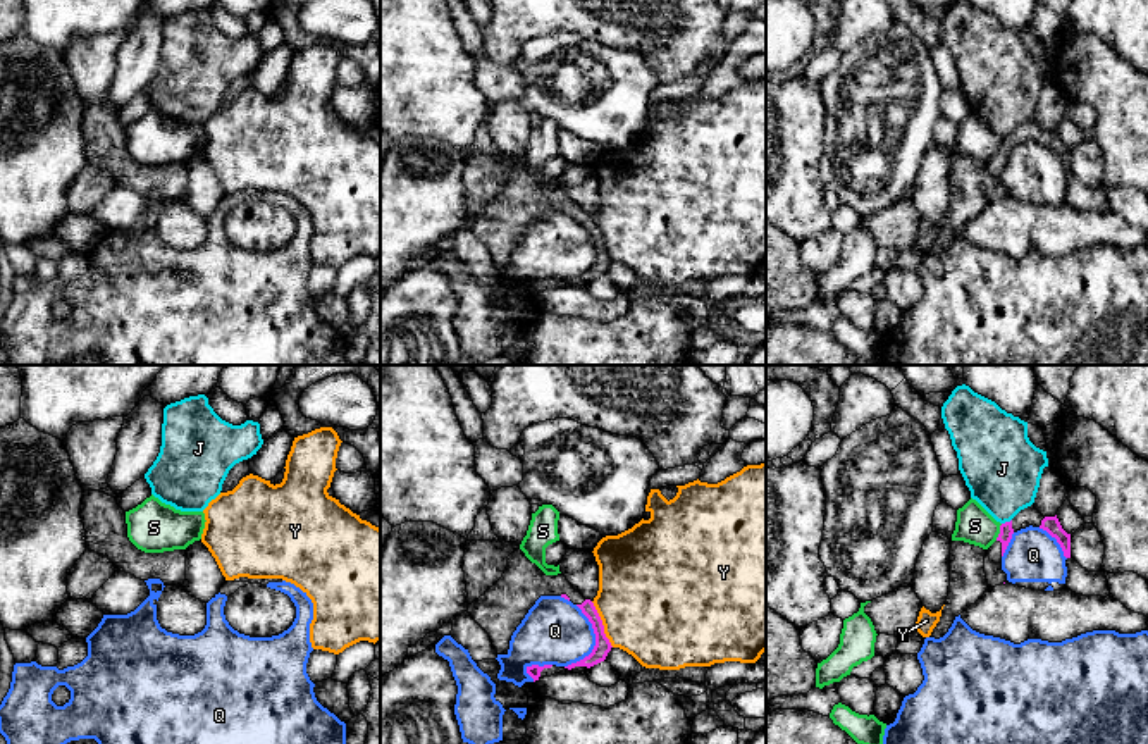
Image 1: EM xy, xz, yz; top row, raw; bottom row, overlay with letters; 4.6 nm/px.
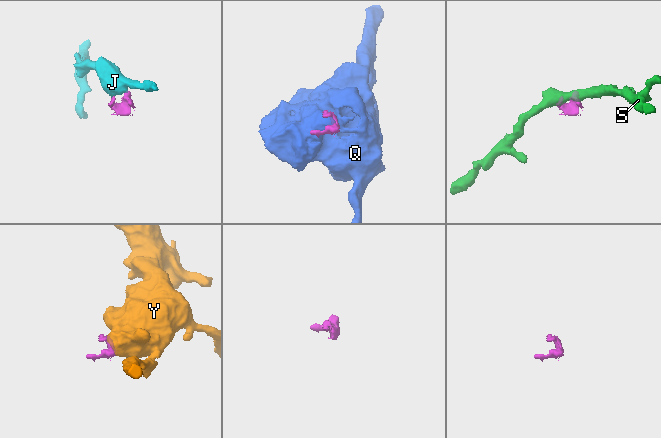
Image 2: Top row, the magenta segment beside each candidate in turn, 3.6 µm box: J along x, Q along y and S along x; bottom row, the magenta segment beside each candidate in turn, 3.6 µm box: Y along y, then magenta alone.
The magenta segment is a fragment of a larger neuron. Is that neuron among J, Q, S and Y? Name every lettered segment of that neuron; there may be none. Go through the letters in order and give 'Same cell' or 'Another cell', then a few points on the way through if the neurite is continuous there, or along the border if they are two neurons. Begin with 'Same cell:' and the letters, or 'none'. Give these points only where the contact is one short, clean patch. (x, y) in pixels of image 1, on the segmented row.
Same cell: none
J: Another cell. Boundary: yz (1011, 519), (1002, 524)
Q: Another cell
S: Another cell
Y: Another cell. Boundary: xz (591, 601), (601, 620), (603, 632), (613, 646)

